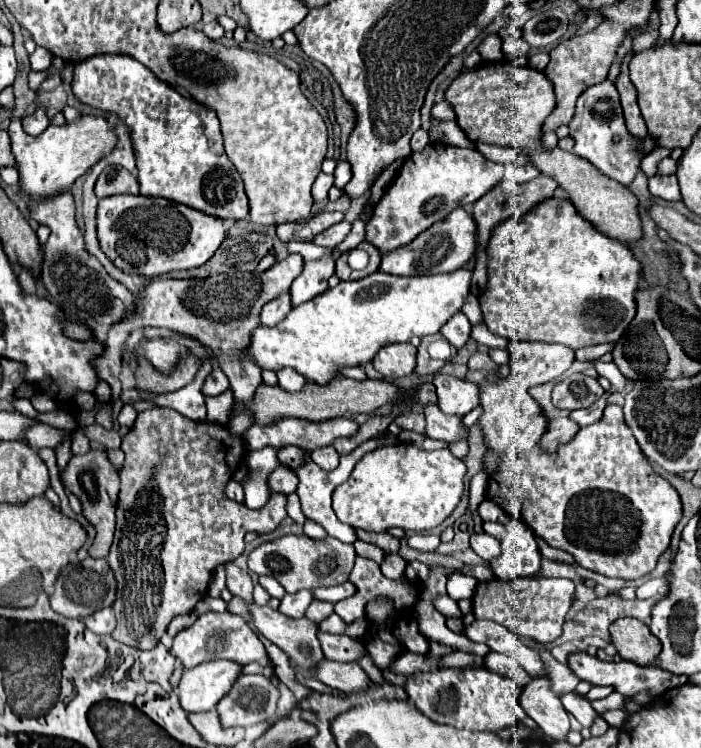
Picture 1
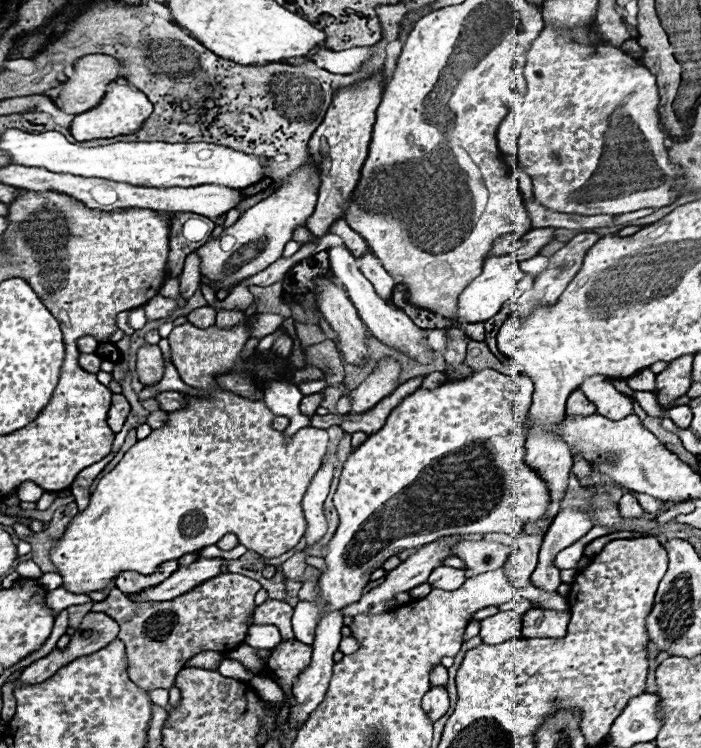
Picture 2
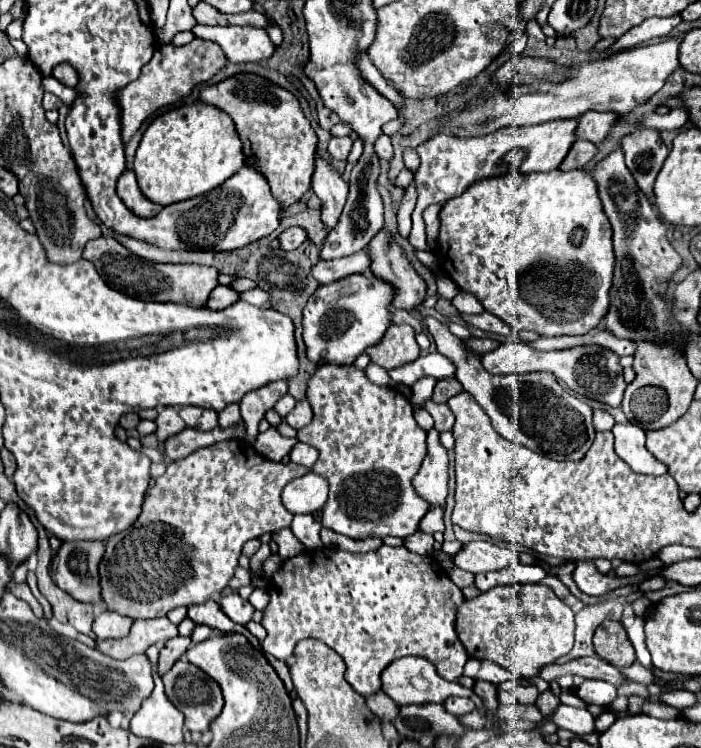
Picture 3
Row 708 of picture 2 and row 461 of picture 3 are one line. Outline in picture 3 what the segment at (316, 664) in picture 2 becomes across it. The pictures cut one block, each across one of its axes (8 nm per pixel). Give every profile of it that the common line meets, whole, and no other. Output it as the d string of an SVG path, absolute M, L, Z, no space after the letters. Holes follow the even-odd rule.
M296 444L290 452L290 460L296 464L302 464L306 468L312 468L312 464L318 460L318 450L308 444Z

